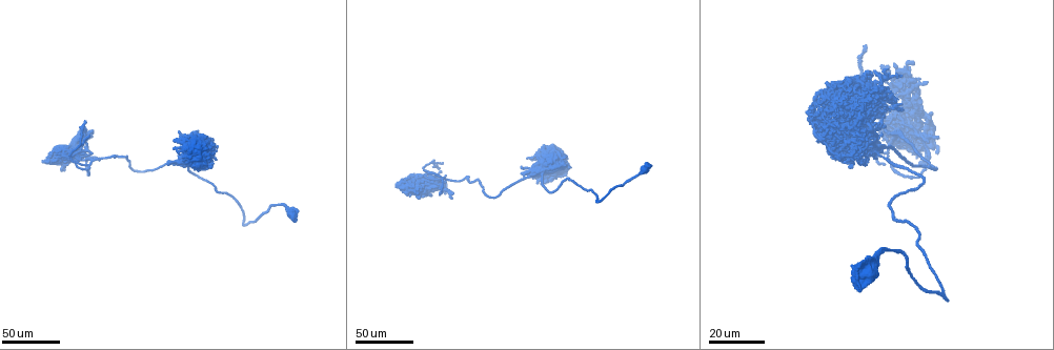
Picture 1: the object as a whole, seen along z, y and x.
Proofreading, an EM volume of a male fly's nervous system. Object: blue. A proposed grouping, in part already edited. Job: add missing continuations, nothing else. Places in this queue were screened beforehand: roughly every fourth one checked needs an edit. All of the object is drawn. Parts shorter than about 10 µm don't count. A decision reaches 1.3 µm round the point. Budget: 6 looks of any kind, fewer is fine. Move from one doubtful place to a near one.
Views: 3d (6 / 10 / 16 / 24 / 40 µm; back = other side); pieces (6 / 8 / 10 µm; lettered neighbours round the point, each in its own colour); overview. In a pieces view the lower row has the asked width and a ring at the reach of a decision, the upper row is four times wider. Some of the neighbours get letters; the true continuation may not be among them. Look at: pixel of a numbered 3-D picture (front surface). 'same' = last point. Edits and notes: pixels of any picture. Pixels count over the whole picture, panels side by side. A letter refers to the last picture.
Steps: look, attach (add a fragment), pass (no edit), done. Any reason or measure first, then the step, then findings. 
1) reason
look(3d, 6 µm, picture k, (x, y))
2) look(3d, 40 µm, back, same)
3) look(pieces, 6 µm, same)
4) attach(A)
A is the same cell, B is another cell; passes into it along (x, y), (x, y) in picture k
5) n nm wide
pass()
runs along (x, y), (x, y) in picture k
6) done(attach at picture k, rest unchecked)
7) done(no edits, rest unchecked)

branch stops here
look(3d, 40 µm, picture 1, (901, 128))

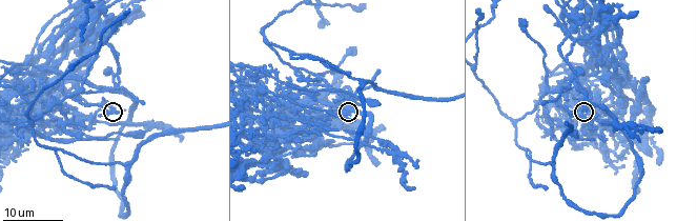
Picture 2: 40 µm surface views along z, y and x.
look(pieces, 6 µm, picture 2, (112, 107))

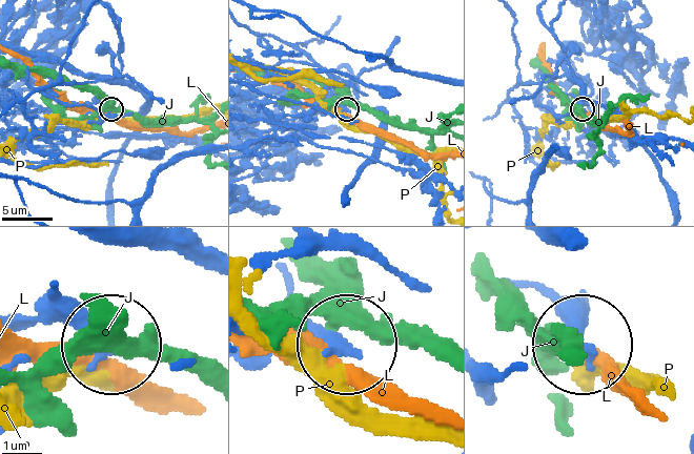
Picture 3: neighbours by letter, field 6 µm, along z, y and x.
pass()
J, L and P are other cells; no lettered fragment goes on from it

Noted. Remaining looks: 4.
free end
look(3d, 24 µm, picture 2, (353, 119))

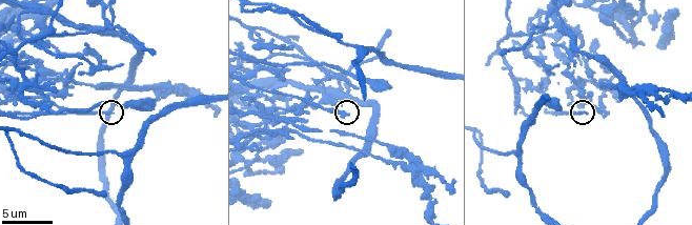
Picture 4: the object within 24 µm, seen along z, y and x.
see the neighbours
look(pieces, 6 µm, picture 4, (583, 112))

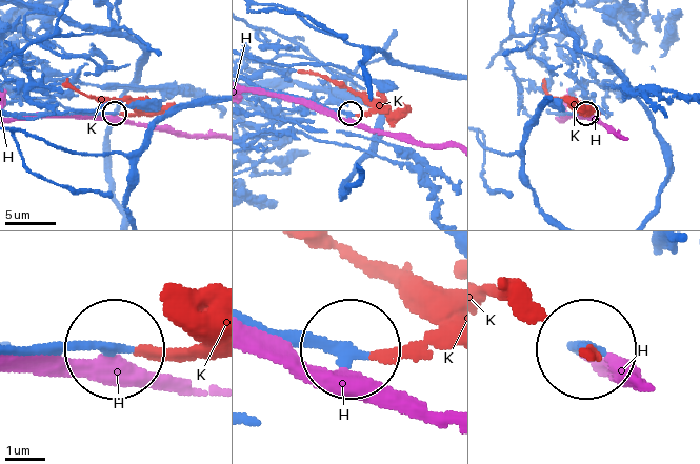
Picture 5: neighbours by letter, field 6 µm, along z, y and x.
attach(K)
K is the same cell, H is another cell; it goes on there

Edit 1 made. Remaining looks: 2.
free end
look(3d, 40 µm, picture 1, (531, 175))

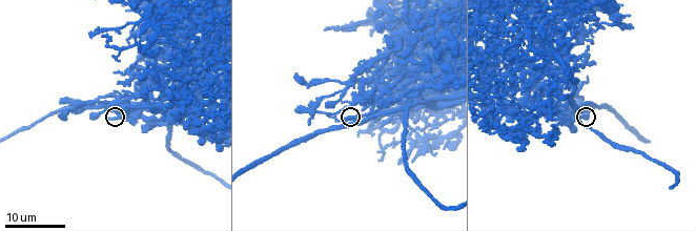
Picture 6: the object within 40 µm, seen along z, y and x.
look(pieces, 6 µm, picture 6, (108, 118))

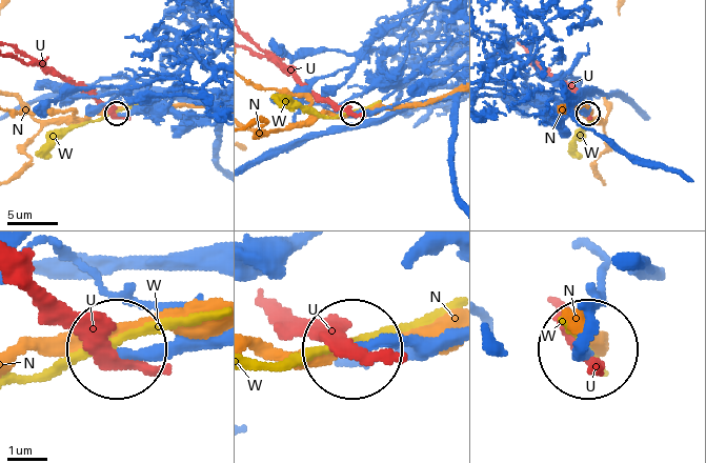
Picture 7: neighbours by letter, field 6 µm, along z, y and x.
attach(W)
W is the same cell, N and U are other cells; passes into it along (213, 341), (82, 350), (22, 378) in picture 7; the cell continues

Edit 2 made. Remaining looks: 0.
done(attach at picture 5, attach at picture 7, rest unchecked)

